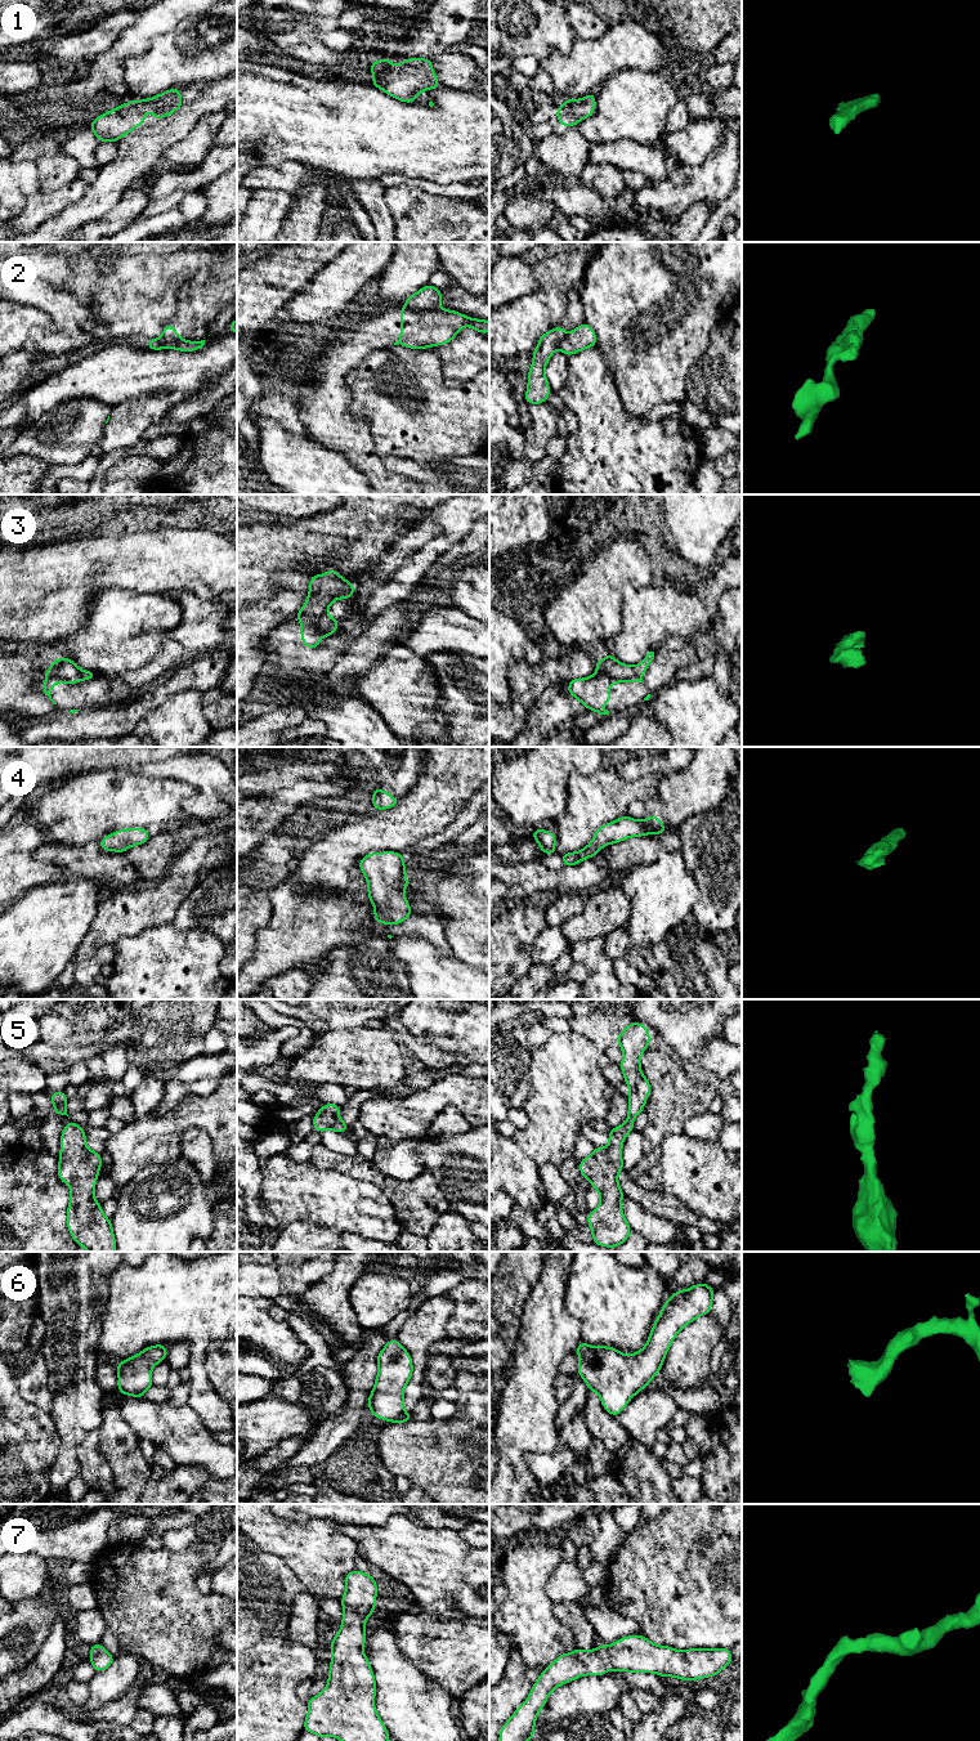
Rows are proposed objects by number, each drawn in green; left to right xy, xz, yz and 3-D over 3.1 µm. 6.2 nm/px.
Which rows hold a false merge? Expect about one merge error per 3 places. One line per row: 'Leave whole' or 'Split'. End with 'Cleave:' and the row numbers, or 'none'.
1: Leave whole
2: Split
3: Split
4: Leave whole
5: Leave whole
6: Leave whole
7: Leave whole
Cleave: 2, 3

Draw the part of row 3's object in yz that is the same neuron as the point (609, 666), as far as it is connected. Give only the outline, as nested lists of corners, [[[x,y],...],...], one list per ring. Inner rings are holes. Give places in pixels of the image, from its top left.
[[[649,652],[637,666],[622,664],[612,654],[598,661],[596,672],[604,673],[612,680],[622,681],[636,676],[643,676],[654,659],[654,652]]]

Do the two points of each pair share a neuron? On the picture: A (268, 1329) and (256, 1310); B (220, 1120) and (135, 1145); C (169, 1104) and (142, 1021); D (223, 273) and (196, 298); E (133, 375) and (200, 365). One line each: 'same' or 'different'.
A: same
B: same
C: different
D: same
E: same

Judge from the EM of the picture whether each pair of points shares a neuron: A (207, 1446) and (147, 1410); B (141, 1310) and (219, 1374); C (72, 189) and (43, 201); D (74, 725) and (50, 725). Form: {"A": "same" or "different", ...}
{"A": "same", "B": "different", "C": "same", "D": "same"}

